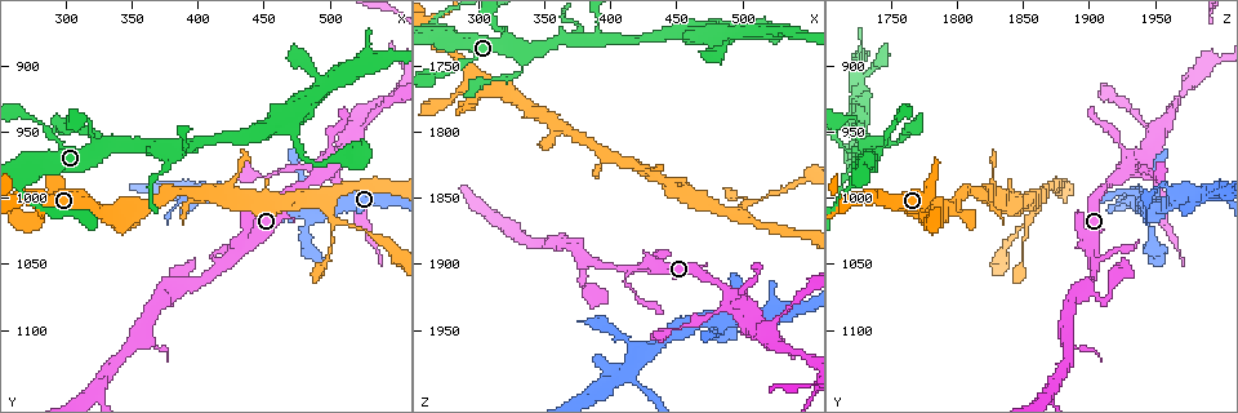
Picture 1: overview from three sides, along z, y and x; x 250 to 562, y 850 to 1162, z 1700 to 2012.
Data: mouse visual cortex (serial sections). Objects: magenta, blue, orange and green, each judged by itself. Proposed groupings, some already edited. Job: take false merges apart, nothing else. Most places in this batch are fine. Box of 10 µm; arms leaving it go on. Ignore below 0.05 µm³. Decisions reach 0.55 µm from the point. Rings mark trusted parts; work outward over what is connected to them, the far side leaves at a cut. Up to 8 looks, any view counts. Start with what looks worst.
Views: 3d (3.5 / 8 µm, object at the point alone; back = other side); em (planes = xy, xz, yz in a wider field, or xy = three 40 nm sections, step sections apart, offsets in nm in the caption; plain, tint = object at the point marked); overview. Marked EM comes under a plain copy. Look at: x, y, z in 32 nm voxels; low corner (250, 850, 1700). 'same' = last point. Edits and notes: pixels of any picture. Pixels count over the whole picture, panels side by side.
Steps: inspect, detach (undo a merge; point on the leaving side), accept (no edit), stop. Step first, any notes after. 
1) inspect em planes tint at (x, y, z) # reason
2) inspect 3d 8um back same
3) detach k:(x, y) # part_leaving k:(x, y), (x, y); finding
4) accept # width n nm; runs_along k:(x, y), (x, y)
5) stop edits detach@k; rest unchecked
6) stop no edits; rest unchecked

inspect 3d 3.5um back at (496, 1004, 1862) # branch point

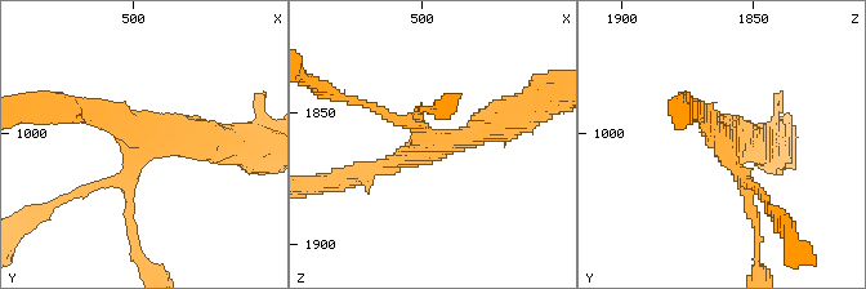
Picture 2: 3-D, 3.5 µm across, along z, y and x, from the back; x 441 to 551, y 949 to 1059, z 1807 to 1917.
inspect em xy step 3 tint at (496, 1004, 1861)

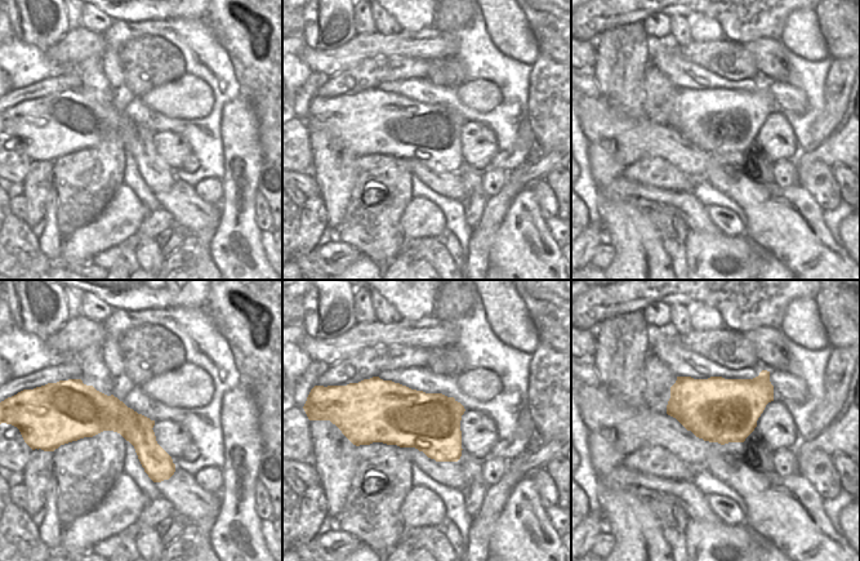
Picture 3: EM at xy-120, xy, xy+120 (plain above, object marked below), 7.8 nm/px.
inspect em xy step 1 tint same # cut it another way

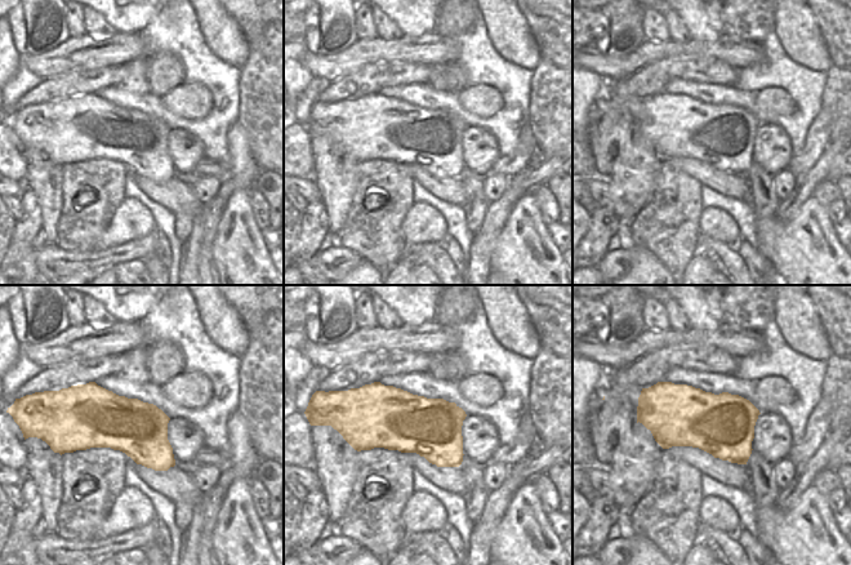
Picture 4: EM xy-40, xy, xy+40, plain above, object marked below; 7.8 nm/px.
accept # runs_along 2:(224, 139), (157, 136), (126, 176), (86, 187); continuous, no second cell

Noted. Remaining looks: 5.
inspect 3d 3.5um at (334, 958, 1738) # small branch off a trunk

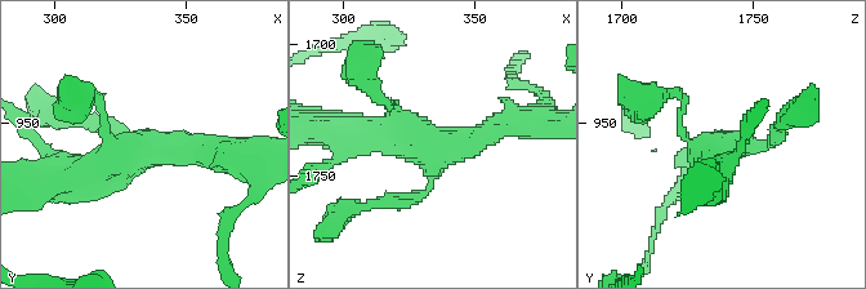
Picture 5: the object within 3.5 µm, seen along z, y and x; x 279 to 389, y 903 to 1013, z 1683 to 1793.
inspect em xy step 1 tint at (334, 959, 1739) # arms 4; arm_widths 100, 200, 300, 400 nm; need the tissue

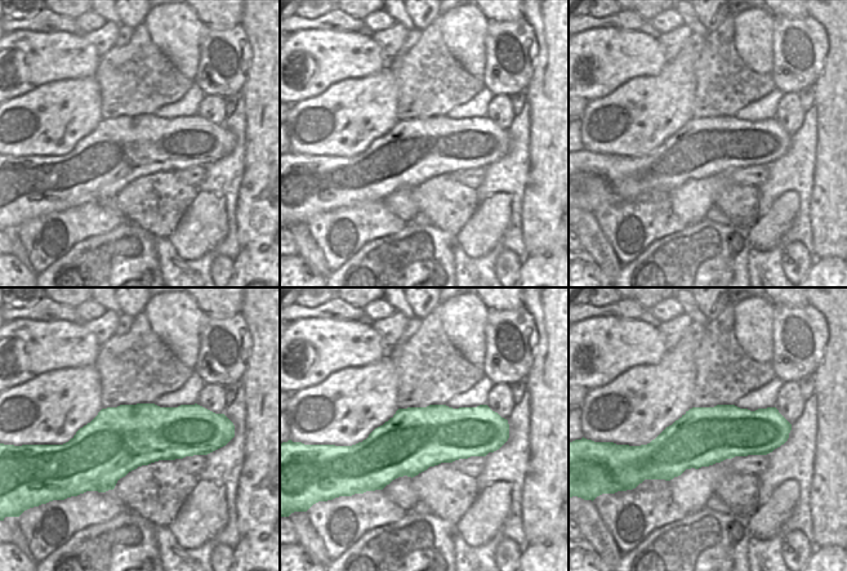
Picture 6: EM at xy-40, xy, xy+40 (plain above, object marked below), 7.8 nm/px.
accept # runs_along 5:(67, 174), (134, 150), (224, 154); continuous, no second cell

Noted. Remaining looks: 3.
inspect 3d 8um at (486, 1008, 1942)

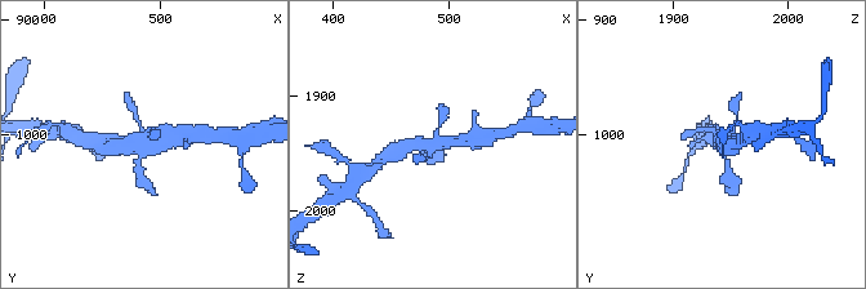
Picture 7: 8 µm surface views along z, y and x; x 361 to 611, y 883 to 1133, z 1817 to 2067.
inspect em xy step 1 tint same

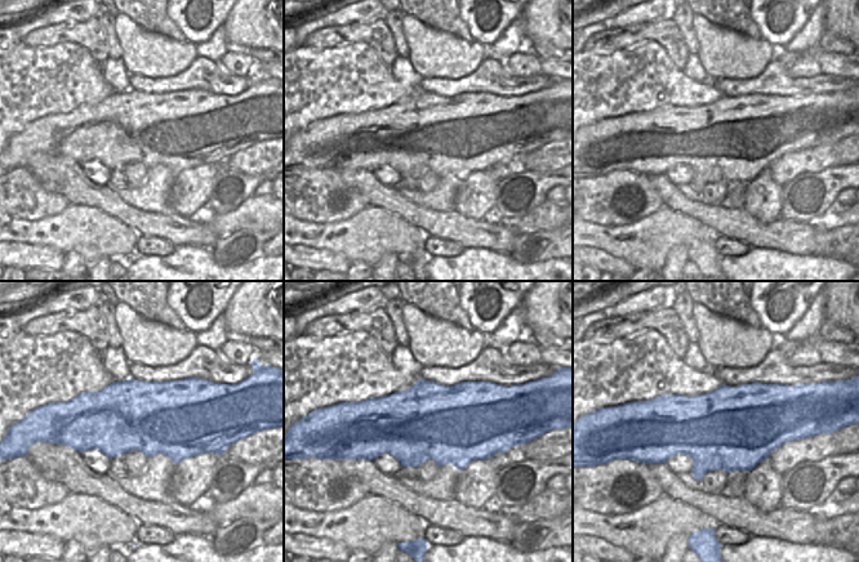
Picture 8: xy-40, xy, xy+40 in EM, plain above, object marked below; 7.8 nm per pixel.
accept # width 600 nm; runs_along 7:(182, 137), (110, 147); continuous, no second cell

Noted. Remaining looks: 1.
stop no edits; rest unchecked

